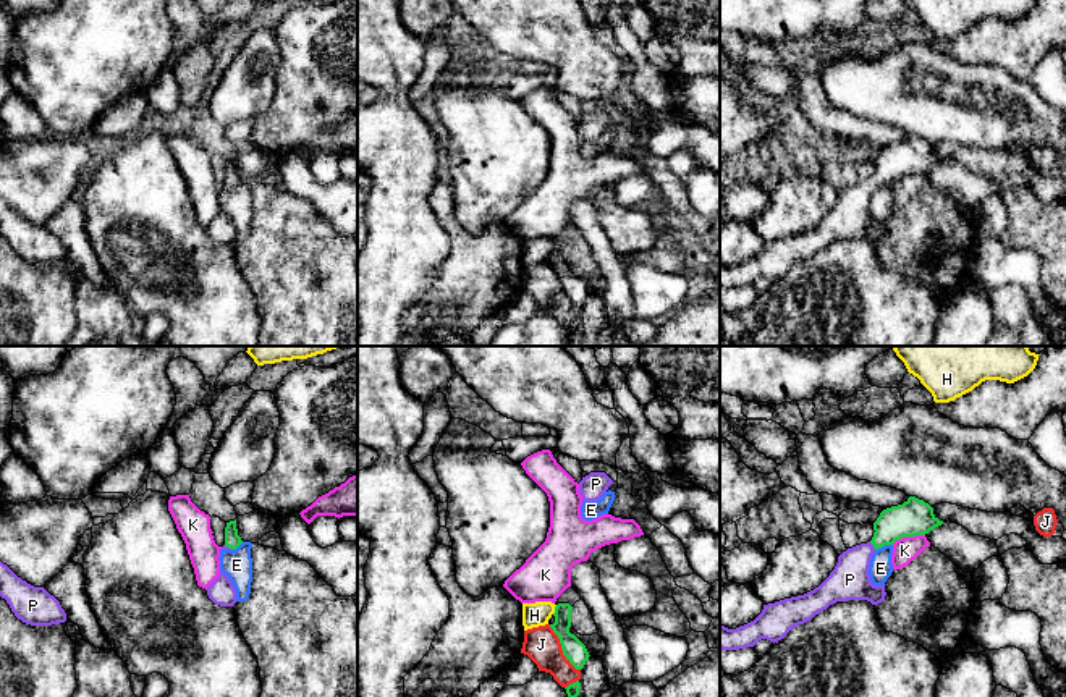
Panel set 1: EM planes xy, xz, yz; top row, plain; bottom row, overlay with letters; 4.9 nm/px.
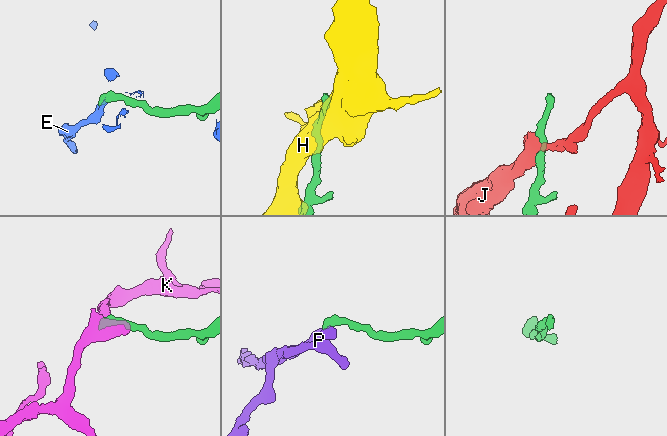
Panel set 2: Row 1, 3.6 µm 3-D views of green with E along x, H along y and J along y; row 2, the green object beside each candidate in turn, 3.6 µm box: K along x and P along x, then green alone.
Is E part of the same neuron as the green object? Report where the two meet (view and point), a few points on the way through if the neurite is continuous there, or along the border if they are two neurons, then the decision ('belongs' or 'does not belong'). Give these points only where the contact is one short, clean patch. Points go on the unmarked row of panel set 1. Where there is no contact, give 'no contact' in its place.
meets green in yz at (884, 183); border along yz (892, 181), (875, 188); does not belong

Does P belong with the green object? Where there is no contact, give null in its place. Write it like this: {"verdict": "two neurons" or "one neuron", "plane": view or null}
{"verdict": "one neuron", "plane": "yz"}

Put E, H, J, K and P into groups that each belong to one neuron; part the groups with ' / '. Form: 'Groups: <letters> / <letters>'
Groups: E H / J / K / P

